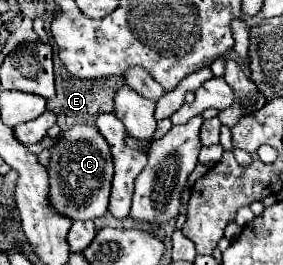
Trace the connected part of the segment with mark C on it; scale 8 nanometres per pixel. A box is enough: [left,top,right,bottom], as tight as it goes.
[48,124,112,220]

